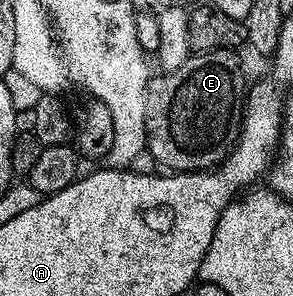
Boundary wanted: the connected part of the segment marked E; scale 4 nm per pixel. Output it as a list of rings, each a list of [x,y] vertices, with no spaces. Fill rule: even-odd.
[[[220,48],[214,52],[198,52],[190,55],[187,62],[183,62],[183,66],[179,66],[179,70],[174,72],[161,72],[154,75],[149,82],[149,89],[145,95],[145,146],[148,152],[153,156],[154,165],[163,167],[165,170],[173,172],[200,172],[202,170],[212,170],[217,167],[221,161],[229,156],[230,150],[237,145],[237,139],[241,133],[241,122],[245,119],[245,97],[247,95],[247,83],[245,84],[245,72],[241,69],[241,60],[237,57],[236,51]]]

